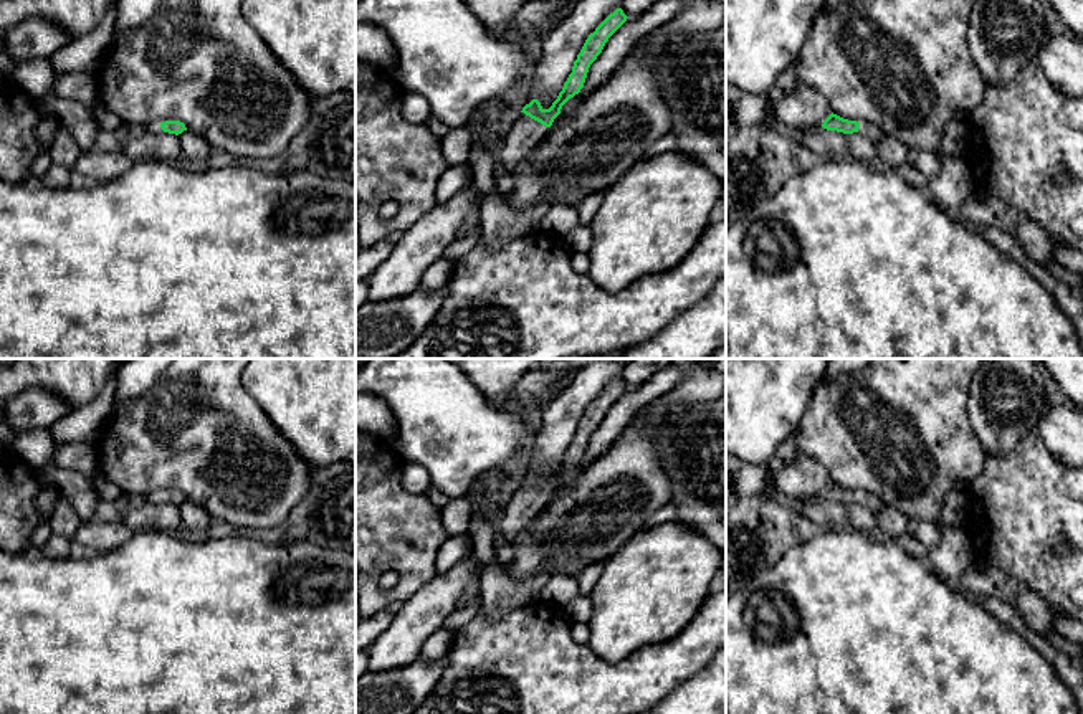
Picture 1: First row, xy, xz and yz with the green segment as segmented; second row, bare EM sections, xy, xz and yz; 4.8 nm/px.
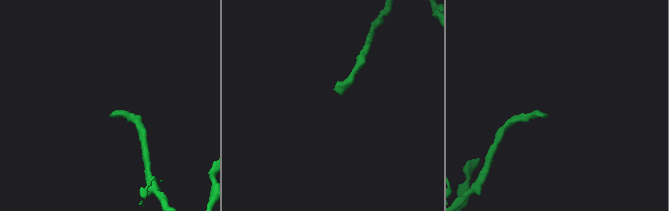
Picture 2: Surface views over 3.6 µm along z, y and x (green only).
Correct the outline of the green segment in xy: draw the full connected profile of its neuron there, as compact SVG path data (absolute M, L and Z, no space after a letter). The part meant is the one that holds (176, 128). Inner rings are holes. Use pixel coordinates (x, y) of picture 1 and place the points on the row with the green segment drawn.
M152 121L149 124L146 124L144 127L139 129L141 132L147 132L147 134L182 134L184 131L187 131L185 124L180 121Z

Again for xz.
M617 8L595 28L594 33L589 35L574 61L572 73L549 109L544 109L537 99L532 99L522 107L519 117L508 122L503 131L501 150L501 164L506 172L511 174L518 162L541 142L541 139L549 132L554 119L561 114L562 106L580 93L590 64L597 60L608 38L627 21L627 18L628 17L623 10Z

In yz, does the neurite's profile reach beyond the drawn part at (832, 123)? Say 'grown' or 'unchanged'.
grown

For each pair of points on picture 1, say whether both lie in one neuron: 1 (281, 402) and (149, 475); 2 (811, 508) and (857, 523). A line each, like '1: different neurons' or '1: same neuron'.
1: different neurons
2: same neuron

